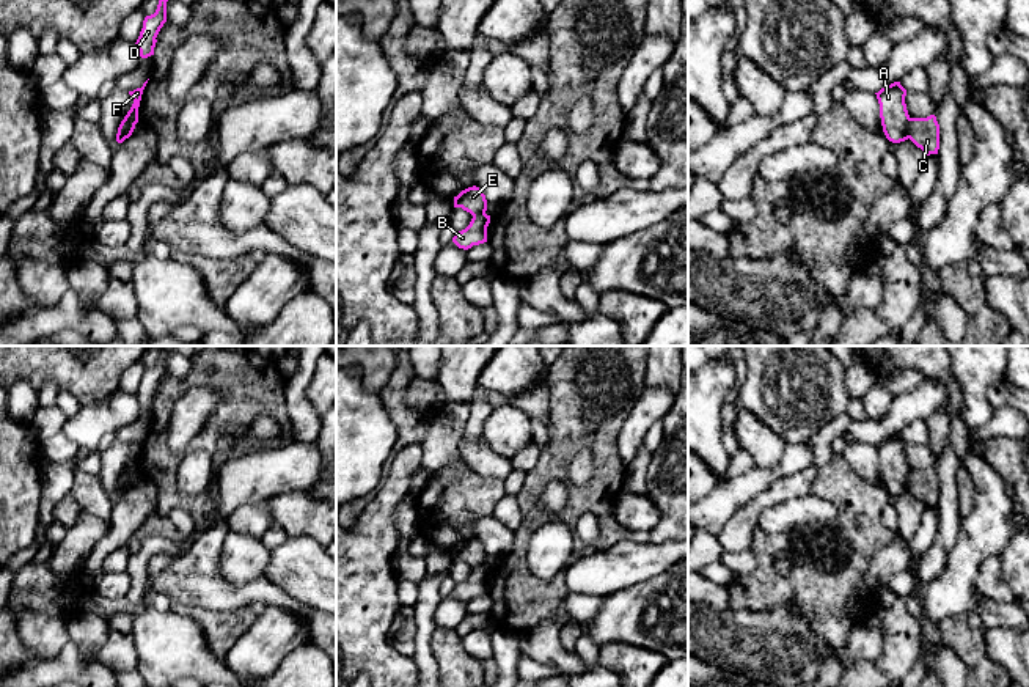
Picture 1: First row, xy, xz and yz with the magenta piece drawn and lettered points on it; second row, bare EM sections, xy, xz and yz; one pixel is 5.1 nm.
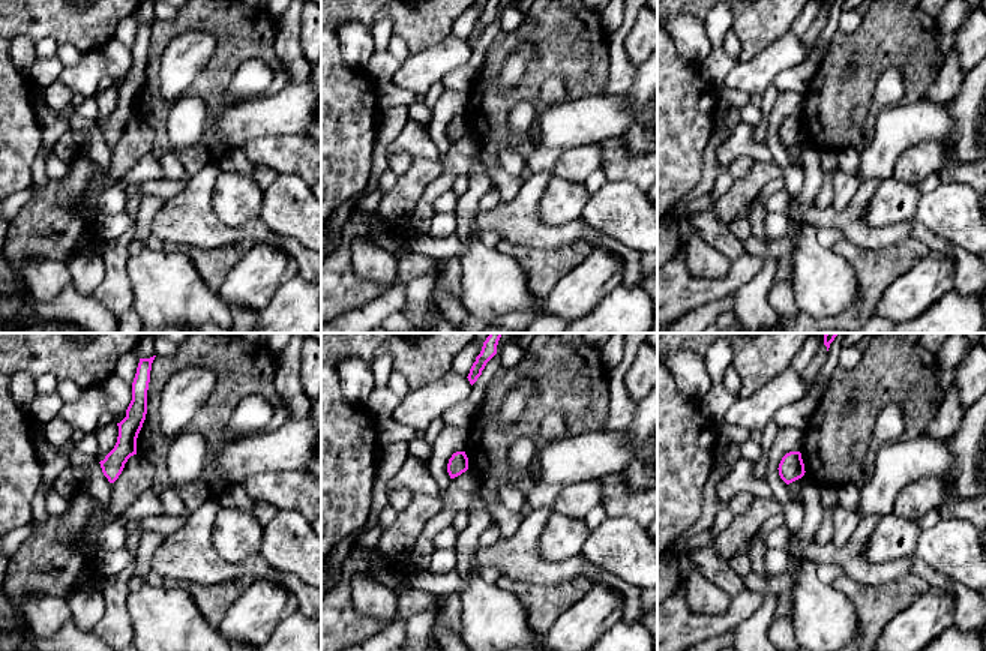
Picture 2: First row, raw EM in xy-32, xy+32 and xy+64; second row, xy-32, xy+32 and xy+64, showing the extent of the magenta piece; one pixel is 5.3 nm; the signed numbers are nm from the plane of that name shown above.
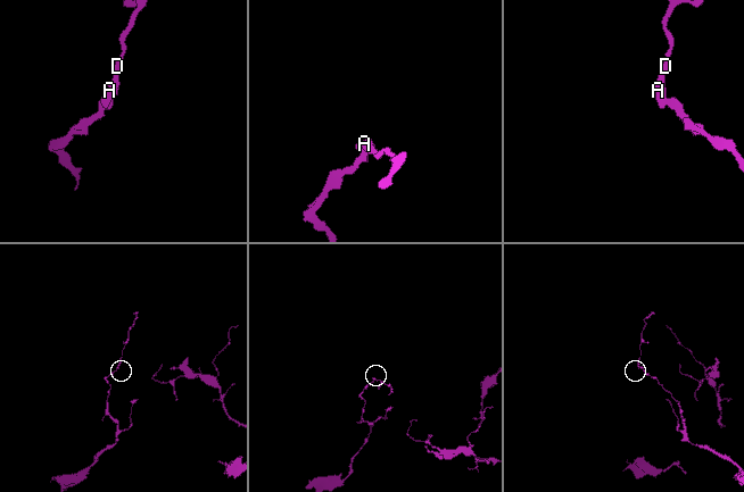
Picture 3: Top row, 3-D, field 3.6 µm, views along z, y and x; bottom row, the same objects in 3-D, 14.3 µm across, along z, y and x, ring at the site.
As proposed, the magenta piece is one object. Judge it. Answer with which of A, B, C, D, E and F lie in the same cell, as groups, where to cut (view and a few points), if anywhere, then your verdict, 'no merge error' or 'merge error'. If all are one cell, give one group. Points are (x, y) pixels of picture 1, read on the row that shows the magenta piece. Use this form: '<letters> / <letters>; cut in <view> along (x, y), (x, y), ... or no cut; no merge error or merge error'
A D E F / B C; cut in xy along (135, 121), (124, 124), (124, 139); merge error

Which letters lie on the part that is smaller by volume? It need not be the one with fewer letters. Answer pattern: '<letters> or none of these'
A, D, E, F

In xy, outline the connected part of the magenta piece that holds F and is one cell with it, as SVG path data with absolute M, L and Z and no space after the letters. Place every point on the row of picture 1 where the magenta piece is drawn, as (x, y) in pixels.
M148 80L143 83L141 88L137 88L134 91L129 91L129 94L134 99L134 104L132 104L130 110L127 112L127 115L124 116L124 119L121 121L121 124L118 127L118 134L116 134L116 141L118 143L123 143L126 140L124 138L124 124L127 121L138 123L138 107L140 107L141 94L143 94L143 90L145 90L146 83L148 83Z

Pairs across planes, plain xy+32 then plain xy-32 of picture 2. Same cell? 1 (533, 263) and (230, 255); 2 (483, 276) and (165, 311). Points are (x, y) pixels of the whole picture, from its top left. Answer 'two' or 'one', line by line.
1: one
2: one

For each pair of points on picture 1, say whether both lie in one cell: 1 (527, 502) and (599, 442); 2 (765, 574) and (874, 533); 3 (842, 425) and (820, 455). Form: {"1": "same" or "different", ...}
{"1": "same", "2": "same", "3": "same"}

